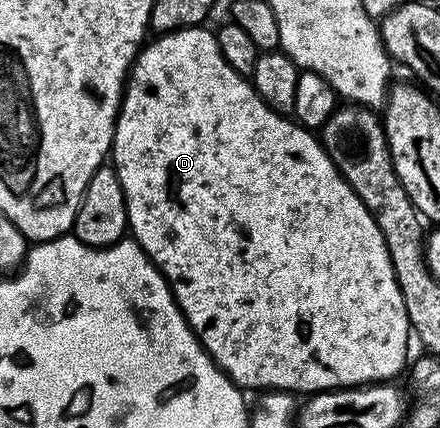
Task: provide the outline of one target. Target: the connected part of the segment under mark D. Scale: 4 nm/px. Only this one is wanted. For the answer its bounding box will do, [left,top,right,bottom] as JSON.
[112,27,412,395]

